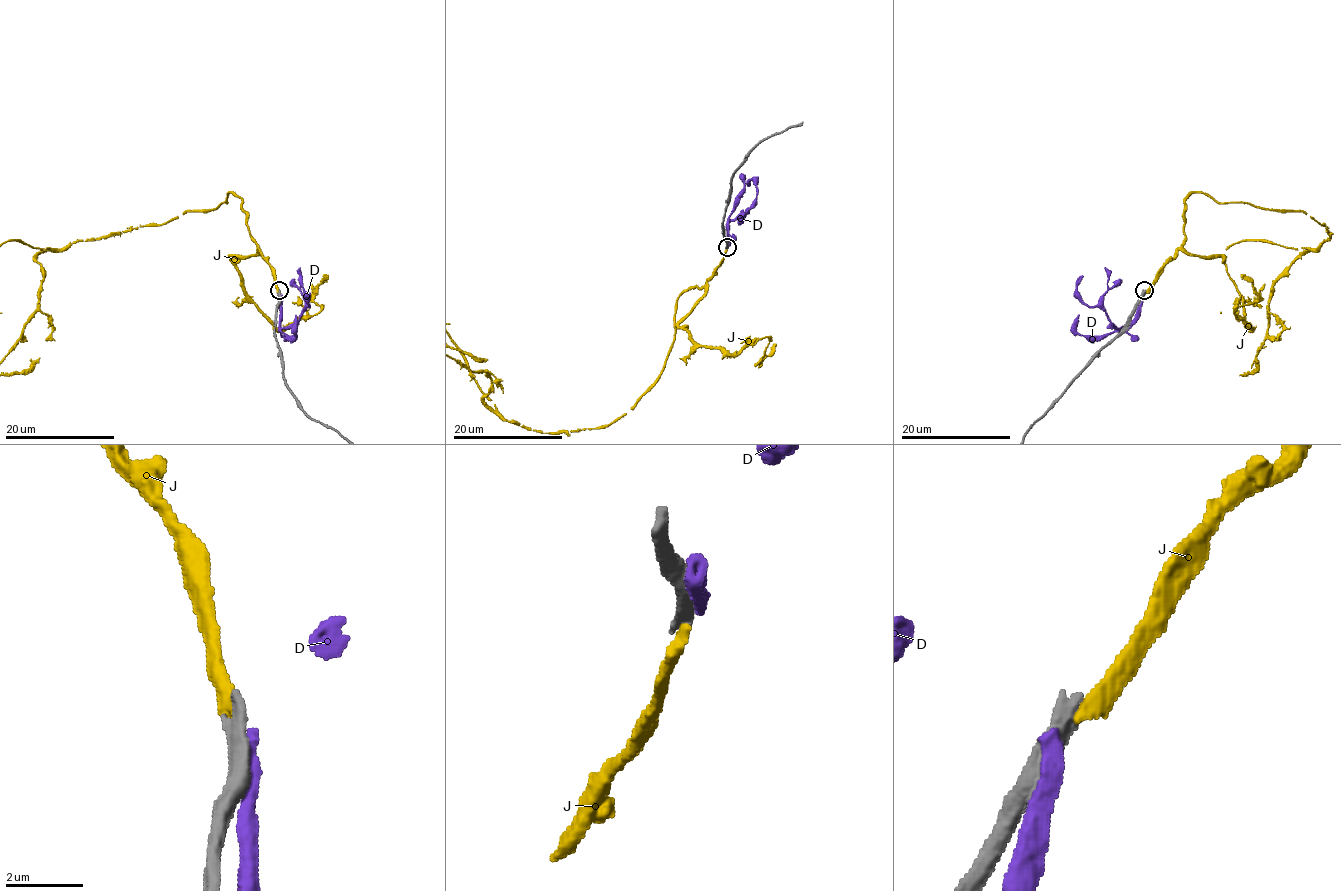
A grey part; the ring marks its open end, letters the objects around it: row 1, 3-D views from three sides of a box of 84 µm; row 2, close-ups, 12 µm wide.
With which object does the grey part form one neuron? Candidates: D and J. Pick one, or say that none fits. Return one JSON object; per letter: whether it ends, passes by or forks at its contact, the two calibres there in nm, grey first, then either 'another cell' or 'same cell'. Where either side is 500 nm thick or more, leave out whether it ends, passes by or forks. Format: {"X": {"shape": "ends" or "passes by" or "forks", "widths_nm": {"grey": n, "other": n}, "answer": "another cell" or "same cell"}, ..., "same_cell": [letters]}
{"D": {"widths_nm": {"grey": 480, "other": 500}, "answer": "another cell"}, "J": {"shape": "ends", "widths_nm": {"grey": 460, "other": 420}, "answer": "another cell"}, "same_cell": []}

